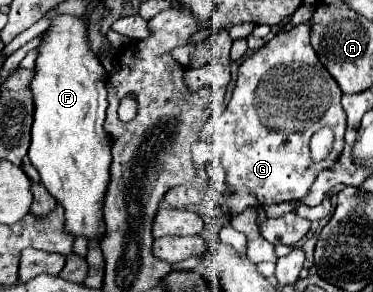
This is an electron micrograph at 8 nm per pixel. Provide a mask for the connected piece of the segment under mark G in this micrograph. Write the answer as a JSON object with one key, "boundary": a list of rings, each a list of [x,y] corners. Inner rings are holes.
{"boundary":[[[311,21],[281,31],[239,67],[233,97],[221,115],[217,131],[221,165],[233,189],[225,201],[233,215],[249,207],[267,207],[305,197],[315,177],[331,167],[343,149],[347,127],[347,115],[341,107],[343,93],[313,51],[309,33]],[[321,125],[333,131],[335,141],[331,155],[315,163],[309,157],[309,141]]]}

